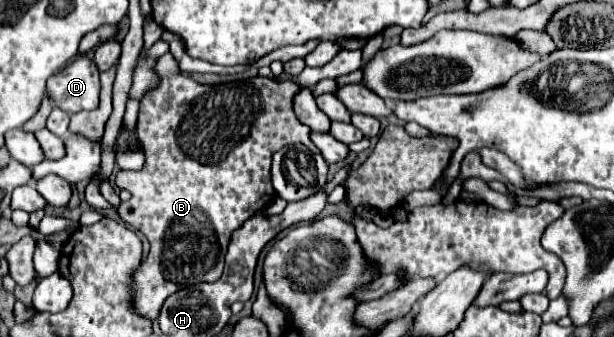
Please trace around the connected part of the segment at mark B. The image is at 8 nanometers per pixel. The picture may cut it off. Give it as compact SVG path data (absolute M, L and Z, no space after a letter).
M167 53L157 63L161 85L143 97L139 109L137 135L145 149L145 167L141 171L119 171L115 177L115 185L131 193L131 199L117 209L121 221L139 229L151 243L147 259L141 261L131 277L131 309L149 321L157 319L163 301L177 289L221 277L223 257L233 229L267 207L275 197L269 177L273 153L293 143L303 143L311 151L319 151L309 139L311 129L293 113L293 93L299 85L291 81L277 83L261 75L245 81L203 85L179 71L163 79L163 63L175 63L173 55Z

